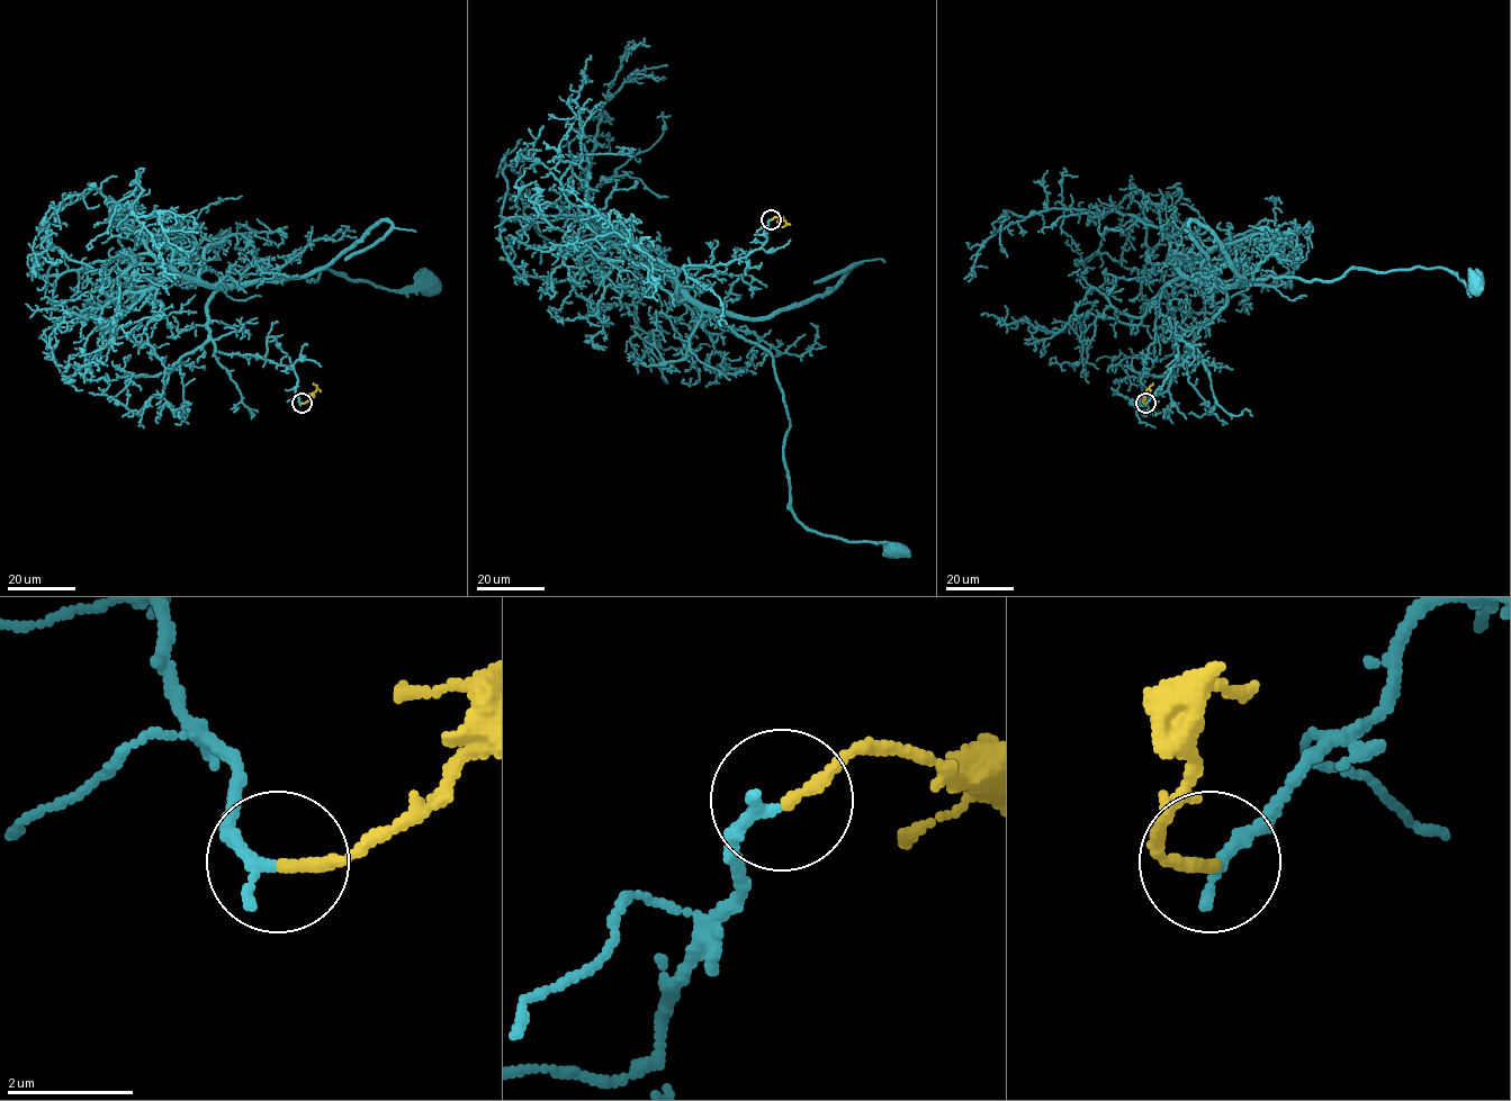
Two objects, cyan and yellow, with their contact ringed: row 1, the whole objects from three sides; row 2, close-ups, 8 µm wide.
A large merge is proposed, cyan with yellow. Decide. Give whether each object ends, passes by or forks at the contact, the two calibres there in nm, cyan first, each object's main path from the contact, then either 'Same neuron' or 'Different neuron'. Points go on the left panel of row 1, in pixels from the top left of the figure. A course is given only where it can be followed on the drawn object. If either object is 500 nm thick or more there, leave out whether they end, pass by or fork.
At the ring cyan ends. At the ring yellow ends. Thickness 190 nm (cyan) against 180 nm. Course of cyan: (300, 403), (291, 367), (215, 349), (207, 306), (217, 290), (315, 280), (322, 267), (392, 290), (426, 281). Course of yellow: (300, 403), (307, 402), (315, 390), (313, 384). Same neuron

